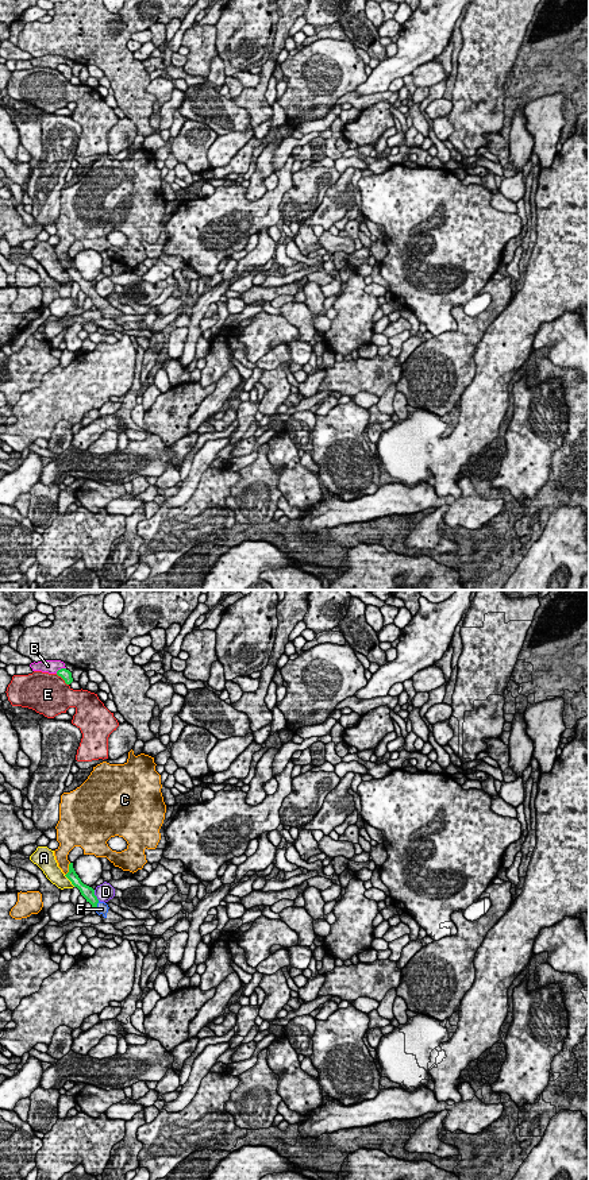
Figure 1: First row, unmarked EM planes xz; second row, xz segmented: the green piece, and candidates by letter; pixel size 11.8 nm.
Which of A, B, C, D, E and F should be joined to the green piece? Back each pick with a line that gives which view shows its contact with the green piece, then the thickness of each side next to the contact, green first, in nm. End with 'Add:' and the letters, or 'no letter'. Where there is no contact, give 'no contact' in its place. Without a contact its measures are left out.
F: contact in xz; calibres 160 and 130 nm
Add: F

